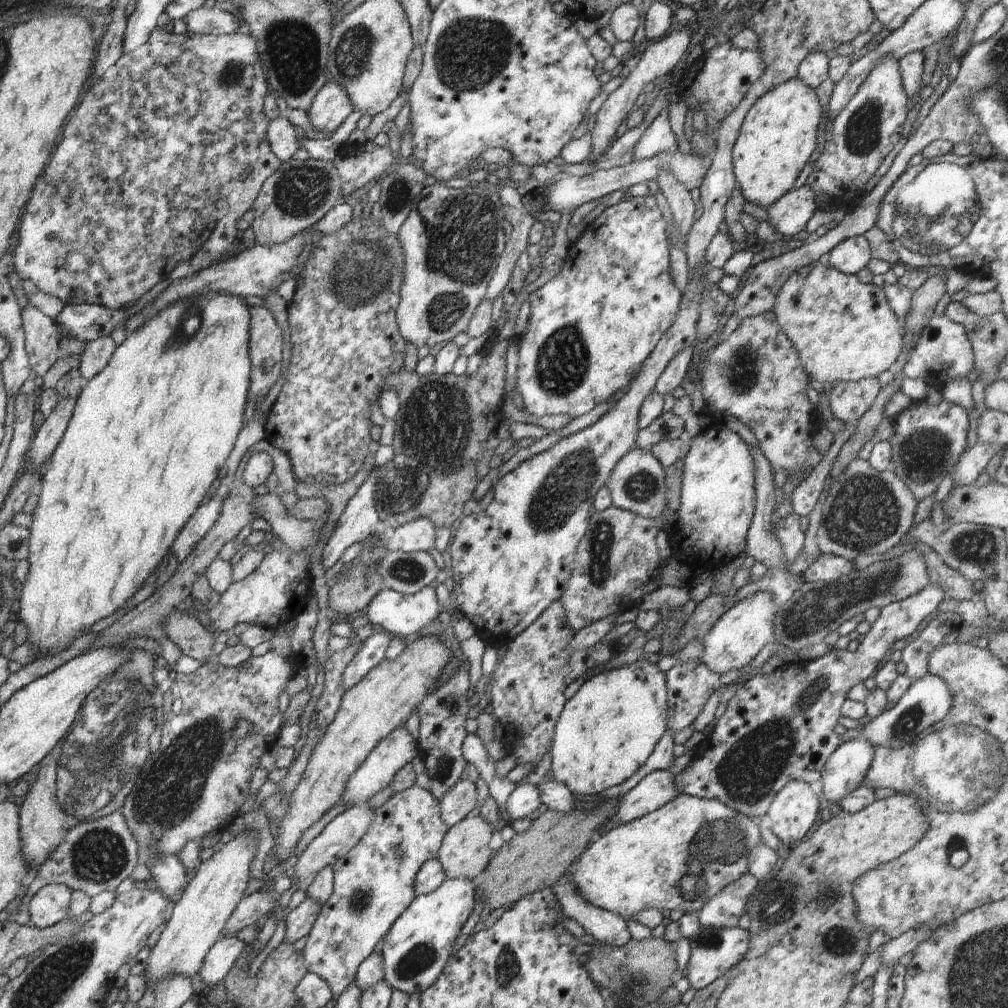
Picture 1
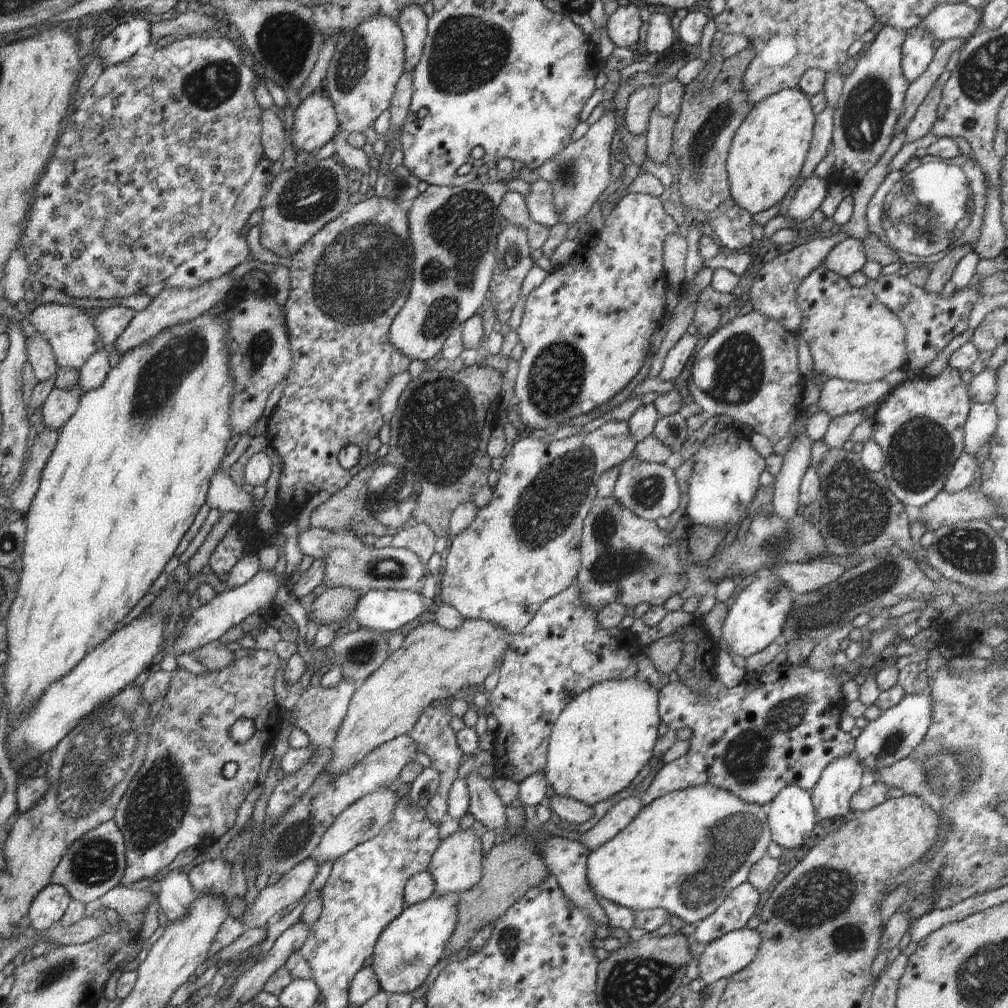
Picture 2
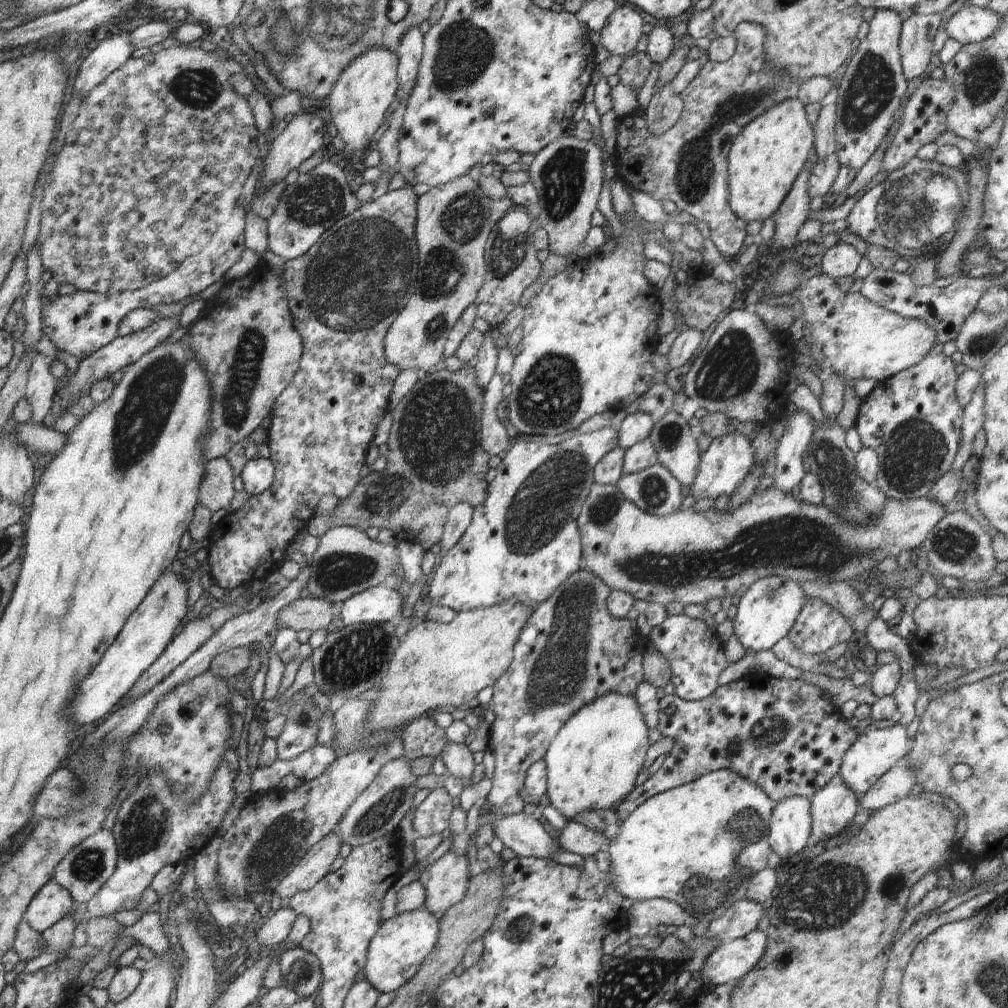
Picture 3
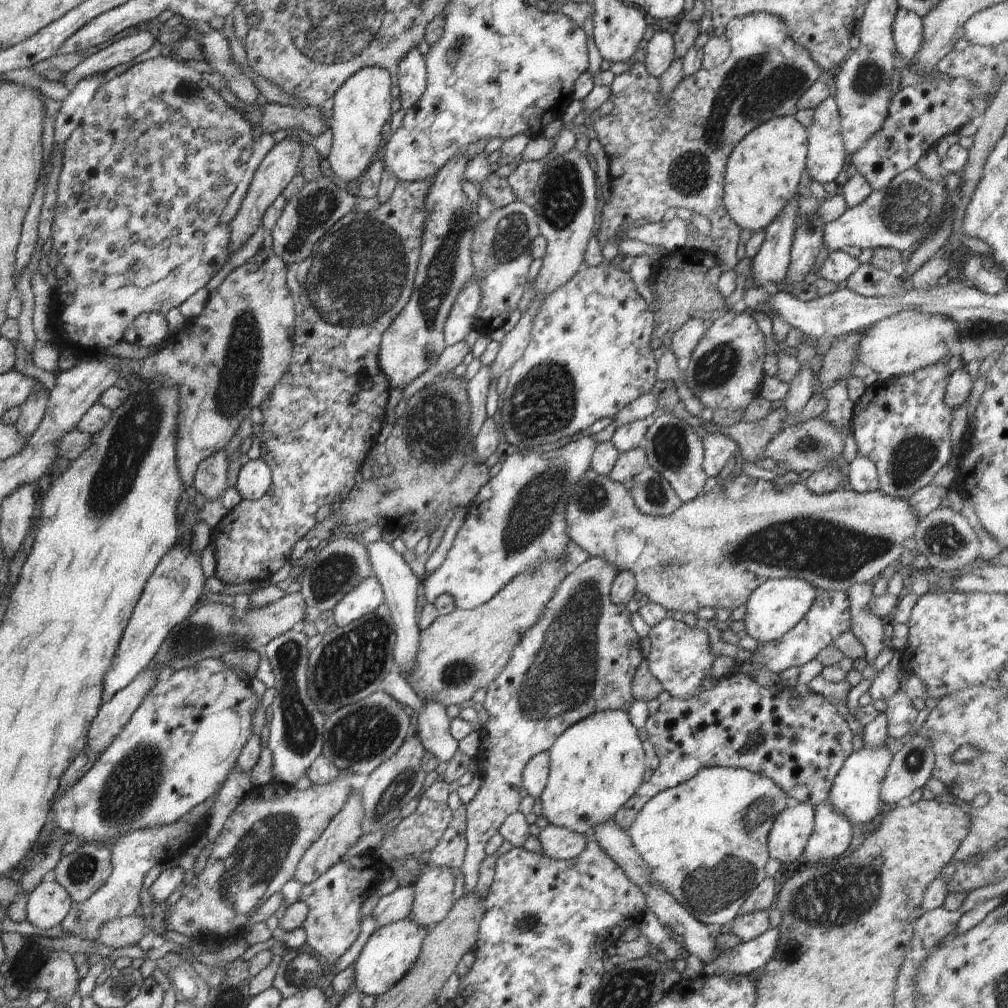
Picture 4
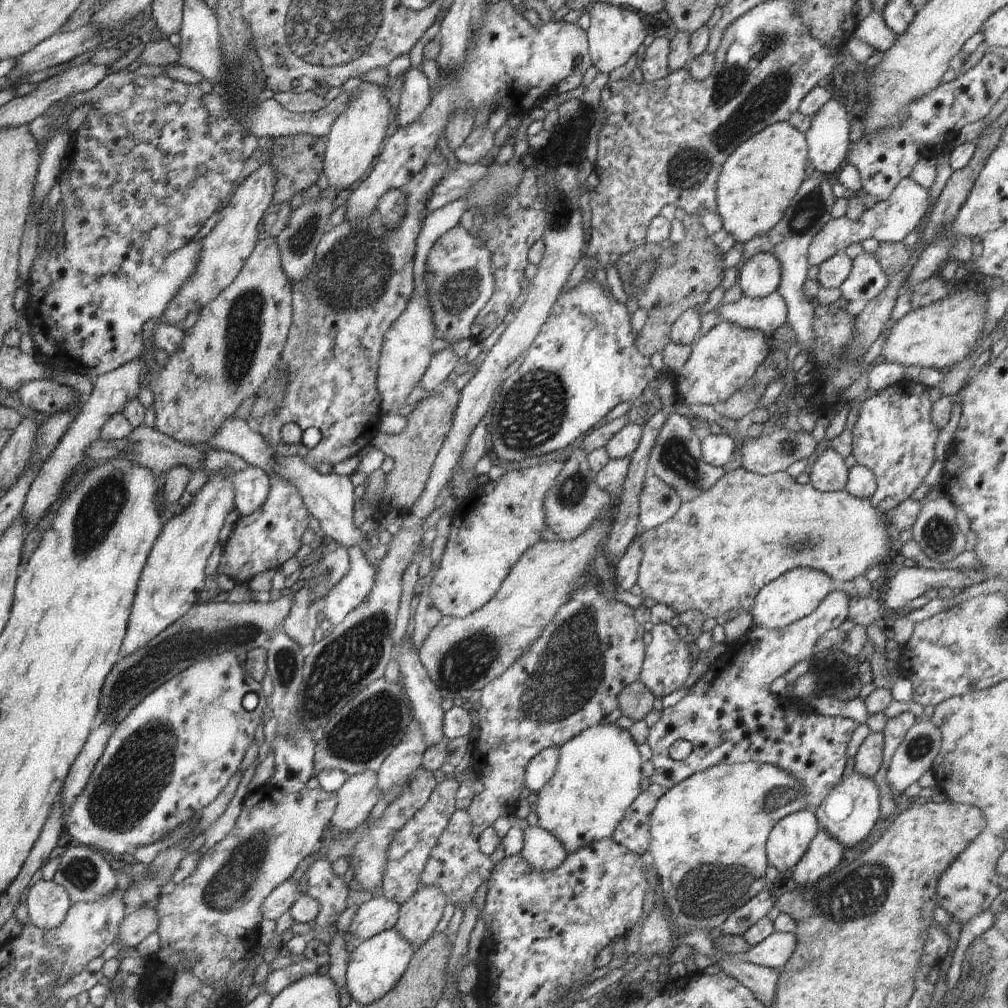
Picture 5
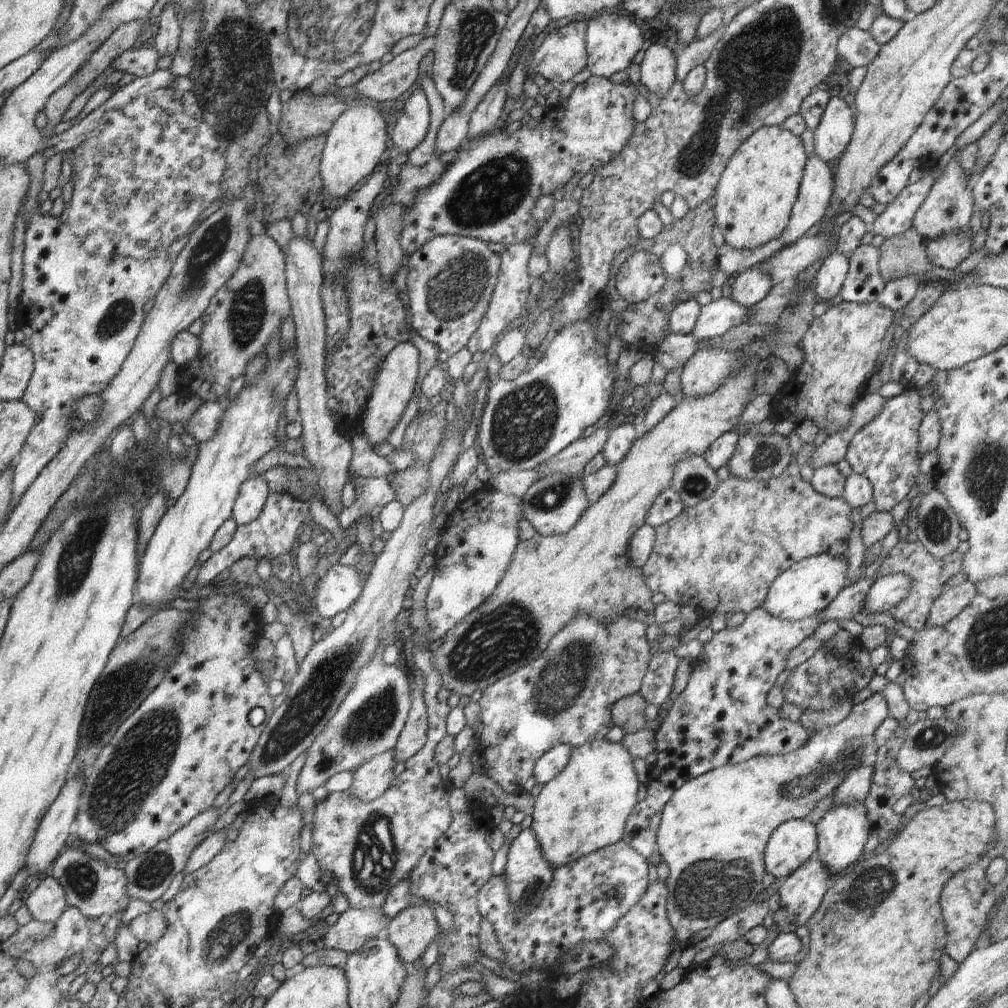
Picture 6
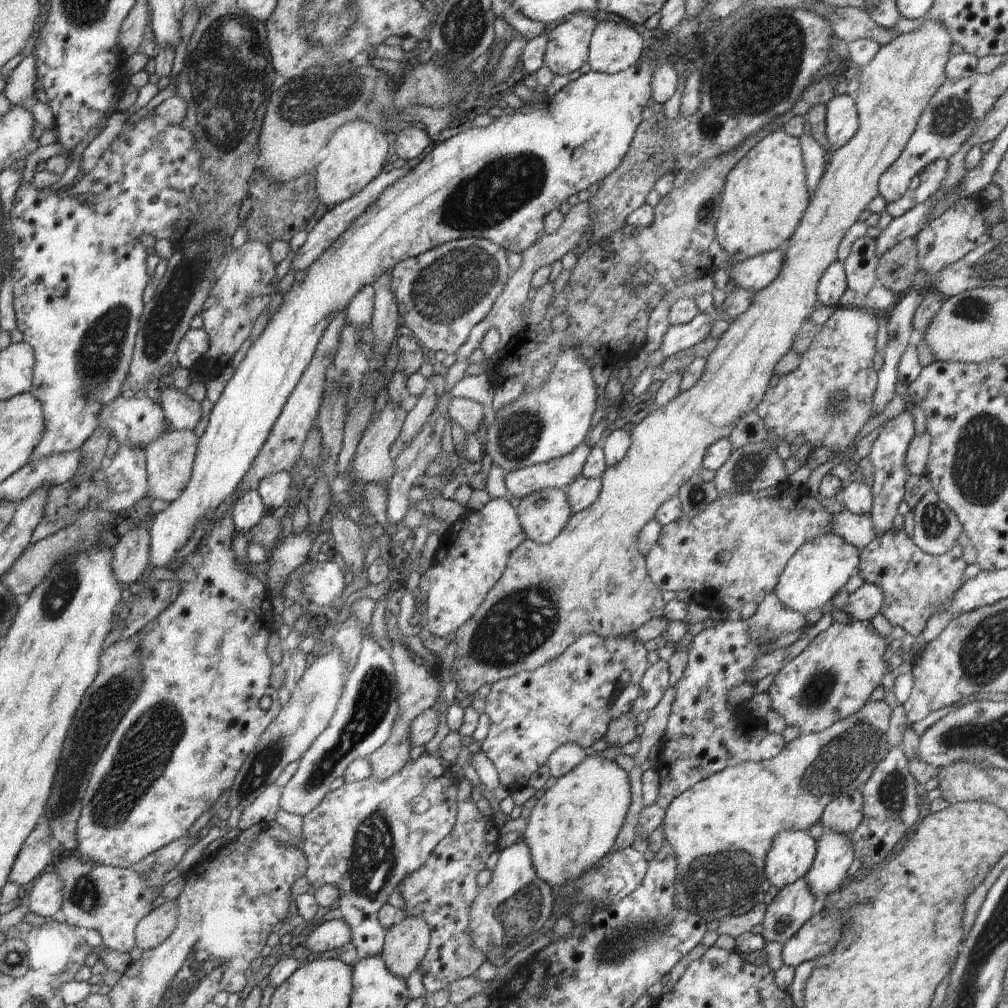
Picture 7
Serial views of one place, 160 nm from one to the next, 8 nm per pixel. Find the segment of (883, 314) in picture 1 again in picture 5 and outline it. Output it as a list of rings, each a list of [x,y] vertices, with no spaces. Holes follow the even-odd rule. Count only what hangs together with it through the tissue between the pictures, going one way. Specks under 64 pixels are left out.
[[[964,288],[958,292],[951,290],[948,296],[934,304],[911,310],[889,331],[879,361],[903,364],[905,367],[924,366],[939,371],[951,368],[964,360],[972,348],[977,348],[986,324],[987,301],[987,293]]]

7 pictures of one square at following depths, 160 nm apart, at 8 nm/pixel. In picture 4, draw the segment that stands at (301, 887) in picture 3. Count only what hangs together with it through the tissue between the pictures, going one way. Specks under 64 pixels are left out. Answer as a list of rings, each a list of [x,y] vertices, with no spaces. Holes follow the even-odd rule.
[[[354,790],[348,795],[344,806],[340,809],[340,812],[332,818],[331,823],[320,835],[320,838],[317,838],[316,842],[313,842],[312,846],[308,847],[308,850],[306,850],[296,867],[293,878],[304,885],[310,884],[317,878],[320,878],[320,875],[323,875],[324,871],[331,869],[337,862],[340,862],[342,856],[344,856],[344,854],[348,852],[348,849],[358,842],[358,838],[364,834],[361,827],[363,816],[364,809],[361,791]]]

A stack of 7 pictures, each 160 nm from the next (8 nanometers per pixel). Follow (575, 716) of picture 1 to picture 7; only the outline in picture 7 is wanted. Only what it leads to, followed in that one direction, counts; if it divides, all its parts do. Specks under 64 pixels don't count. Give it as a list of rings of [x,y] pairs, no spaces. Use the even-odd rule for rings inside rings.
[[[593,751],[536,800],[524,831],[536,874],[550,886],[562,888],[582,876],[614,848],[631,805],[628,772],[616,760],[596,757]]]

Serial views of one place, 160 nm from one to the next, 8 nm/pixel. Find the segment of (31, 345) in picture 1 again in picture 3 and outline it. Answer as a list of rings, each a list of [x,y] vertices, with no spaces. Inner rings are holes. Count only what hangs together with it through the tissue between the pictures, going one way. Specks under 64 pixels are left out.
[[[37,353],[30,364],[25,398],[32,406],[31,423],[41,425],[52,410],[53,399],[57,394],[56,379],[50,370],[52,358]]]

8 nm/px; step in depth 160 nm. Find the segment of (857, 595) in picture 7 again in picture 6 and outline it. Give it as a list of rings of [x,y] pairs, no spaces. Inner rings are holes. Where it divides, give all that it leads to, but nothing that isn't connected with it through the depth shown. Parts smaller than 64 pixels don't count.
[[[902,573],[877,577],[865,598],[863,610],[869,610],[876,614],[888,612],[909,596],[910,585],[910,577]]]

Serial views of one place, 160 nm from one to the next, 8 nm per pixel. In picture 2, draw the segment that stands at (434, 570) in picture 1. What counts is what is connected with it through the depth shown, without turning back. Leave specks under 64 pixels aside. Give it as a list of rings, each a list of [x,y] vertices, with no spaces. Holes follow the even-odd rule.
[[[309,526],[308,530],[298,532],[298,547],[304,556],[311,556],[326,564],[323,584],[329,588],[352,588],[361,592],[375,589],[419,592],[429,572],[427,564],[418,558],[418,554],[404,548],[368,546],[362,538],[347,530],[332,532]]]

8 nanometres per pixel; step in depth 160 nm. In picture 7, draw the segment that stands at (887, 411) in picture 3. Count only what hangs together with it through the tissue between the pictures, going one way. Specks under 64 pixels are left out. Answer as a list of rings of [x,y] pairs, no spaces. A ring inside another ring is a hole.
[[[904,411],[896,418],[888,420],[875,439],[871,451],[866,456],[874,470],[874,482],[871,487],[873,495],[873,508],[869,513],[874,524],[876,537],[880,538],[886,532],[893,529],[893,521],[898,512],[898,506],[904,501],[906,482],[910,474],[906,472],[906,454],[910,442],[915,436],[914,420],[910,412]]]

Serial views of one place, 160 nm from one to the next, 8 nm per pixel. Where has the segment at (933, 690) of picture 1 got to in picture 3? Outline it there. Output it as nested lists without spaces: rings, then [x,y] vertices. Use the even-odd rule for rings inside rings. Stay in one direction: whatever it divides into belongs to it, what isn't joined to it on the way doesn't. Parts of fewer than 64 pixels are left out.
[[[896,721],[892,727],[877,730],[875,727],[869,726],[864,733],[858,734],[856,742],[852,744],[842,760],[838,777],[842,778],[844,784],[859,798],[874,786],[874,782],[877,782],[907,756],[911,747],[907,727]]]

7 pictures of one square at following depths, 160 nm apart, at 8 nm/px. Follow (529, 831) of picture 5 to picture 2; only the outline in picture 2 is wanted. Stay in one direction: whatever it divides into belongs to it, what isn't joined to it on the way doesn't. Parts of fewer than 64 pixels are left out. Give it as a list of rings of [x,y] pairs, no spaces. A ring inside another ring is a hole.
[[[631,795],[621,800],[610,808],[596,826],[580,836],[580,844],[584,844],[588,851],[600,848],[602,844],[610,842],[616,834],[624,830],[640,814],[642,808],[644,808],[644,802],[640,800],[639,796]]]

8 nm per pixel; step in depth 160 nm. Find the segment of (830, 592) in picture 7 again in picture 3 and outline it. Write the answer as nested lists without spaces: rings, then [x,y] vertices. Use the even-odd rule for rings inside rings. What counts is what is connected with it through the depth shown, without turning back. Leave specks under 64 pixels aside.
[[[768,576],[756,580],[740,598],[734,618],[734,635],[744,649],[757,653],[772,649],[782,638],[788,637],[798,614],[805,606],[806,594],[800,585],[780,576]]]

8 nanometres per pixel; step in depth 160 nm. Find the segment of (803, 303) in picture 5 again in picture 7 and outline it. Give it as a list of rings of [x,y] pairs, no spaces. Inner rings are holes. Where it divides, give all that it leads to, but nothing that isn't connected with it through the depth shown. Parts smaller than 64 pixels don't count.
[[[804,134],[799,140],[802,144],[803,164],[806,168],[806,188],[811,193],[818,188],[826,172],[829,154],[820,147],[811,134]]]

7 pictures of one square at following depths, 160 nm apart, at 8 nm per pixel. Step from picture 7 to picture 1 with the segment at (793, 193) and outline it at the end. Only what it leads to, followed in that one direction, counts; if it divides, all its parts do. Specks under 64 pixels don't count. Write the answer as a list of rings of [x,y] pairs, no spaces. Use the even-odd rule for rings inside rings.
[[[798,78],[757,98],[744,118],[732,150],[734,177],[744,199],[768,209],[792,190],[817,148],[818,126],[824,122],[822,111],[816,90]]]

